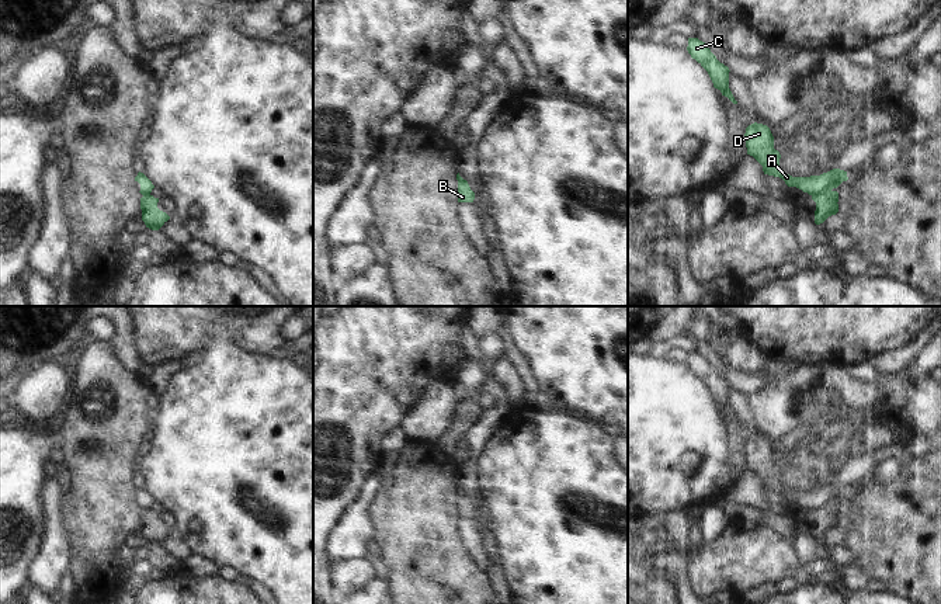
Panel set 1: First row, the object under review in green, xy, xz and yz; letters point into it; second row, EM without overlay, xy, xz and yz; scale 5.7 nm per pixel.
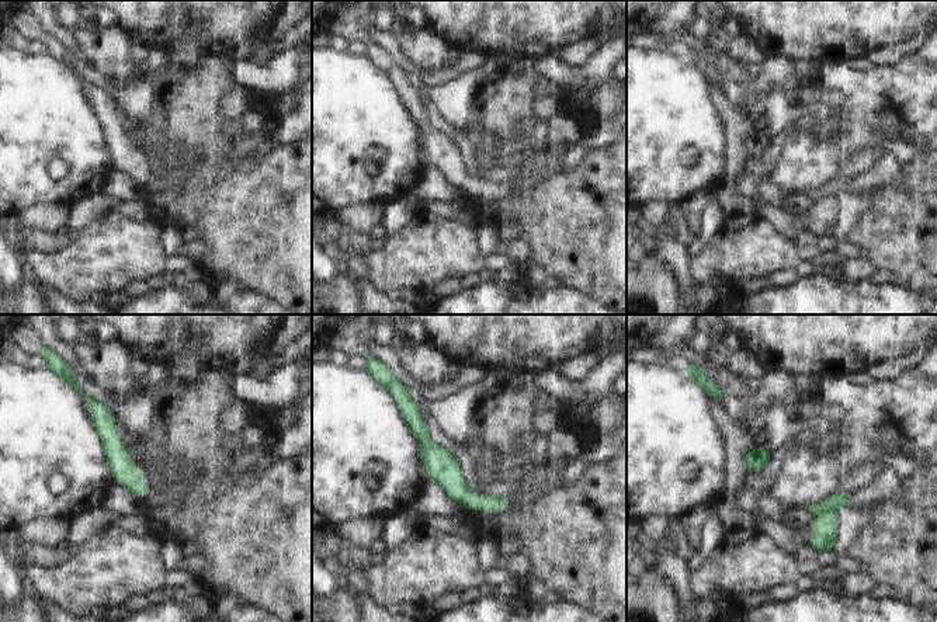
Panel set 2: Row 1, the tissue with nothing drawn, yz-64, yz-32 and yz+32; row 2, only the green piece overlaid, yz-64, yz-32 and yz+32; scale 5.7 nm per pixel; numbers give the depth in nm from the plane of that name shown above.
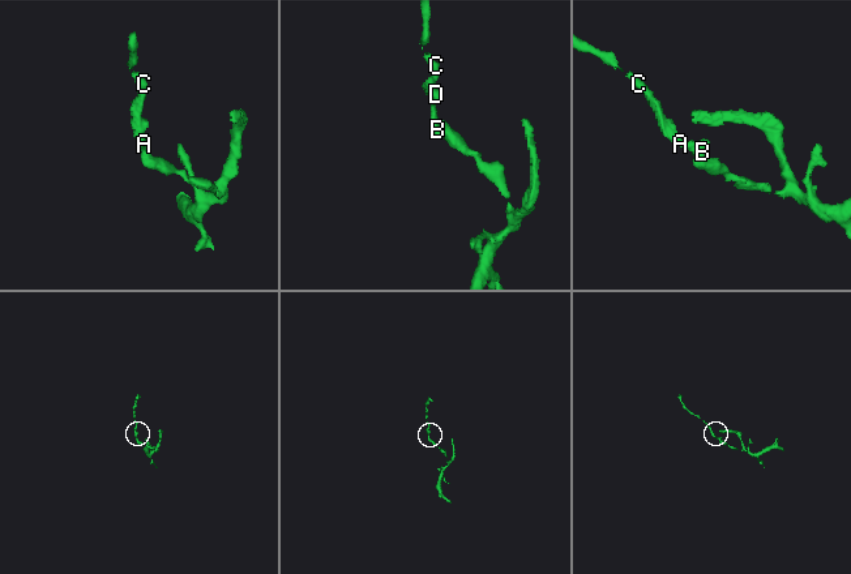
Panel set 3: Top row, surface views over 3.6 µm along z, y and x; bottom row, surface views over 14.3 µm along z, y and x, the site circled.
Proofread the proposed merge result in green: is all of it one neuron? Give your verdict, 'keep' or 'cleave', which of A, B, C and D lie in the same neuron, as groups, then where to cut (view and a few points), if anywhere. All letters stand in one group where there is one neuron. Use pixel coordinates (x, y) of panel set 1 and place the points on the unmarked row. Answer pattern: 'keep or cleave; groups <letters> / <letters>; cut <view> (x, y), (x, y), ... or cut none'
cleave; groups A C D / B; cut yz (830, 504), (812, 511)

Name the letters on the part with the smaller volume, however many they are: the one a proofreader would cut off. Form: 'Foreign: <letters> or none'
Foreign: A, C, D

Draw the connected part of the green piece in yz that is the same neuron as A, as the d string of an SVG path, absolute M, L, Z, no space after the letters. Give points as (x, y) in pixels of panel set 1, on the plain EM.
M751 438L746 442L747 469L753 471L761 480L764 489L779 492L788 501L796 501L809 510L822 510L847 496L847 486L833 483L820 490L792 492L779 485L781 469L774 464L774 451L767 440Z

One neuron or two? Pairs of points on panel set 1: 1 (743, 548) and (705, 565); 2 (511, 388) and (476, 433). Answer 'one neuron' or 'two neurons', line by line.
1: one neuron
2: two neurons

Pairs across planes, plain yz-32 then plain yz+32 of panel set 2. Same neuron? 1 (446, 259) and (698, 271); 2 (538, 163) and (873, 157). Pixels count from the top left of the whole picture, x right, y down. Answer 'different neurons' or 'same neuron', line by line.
1: same neuron
2: same neuron

